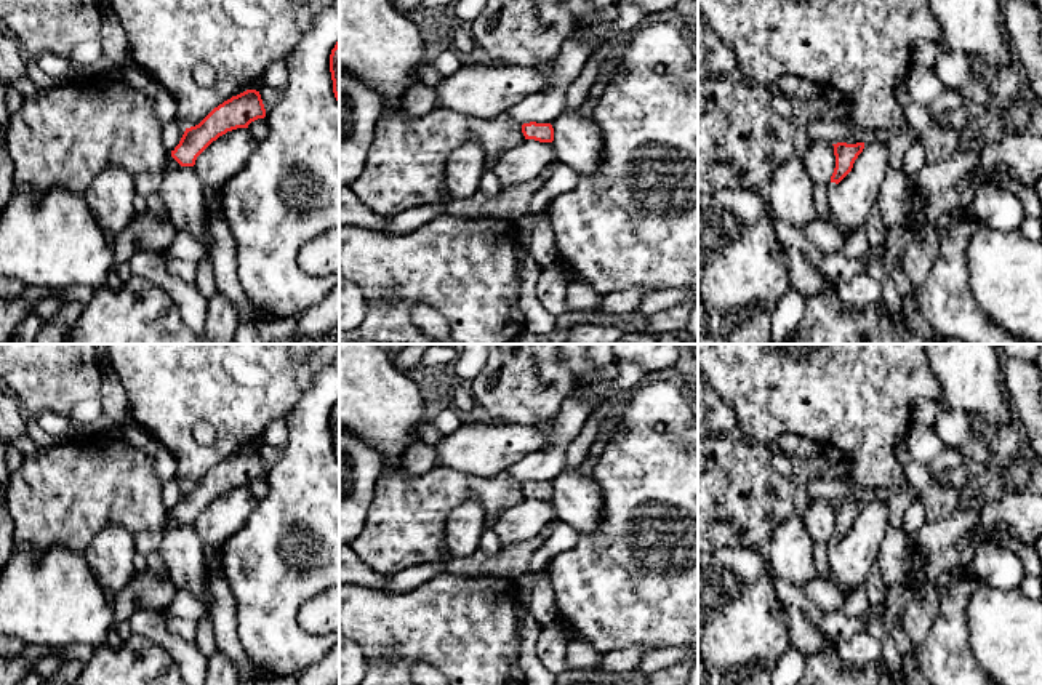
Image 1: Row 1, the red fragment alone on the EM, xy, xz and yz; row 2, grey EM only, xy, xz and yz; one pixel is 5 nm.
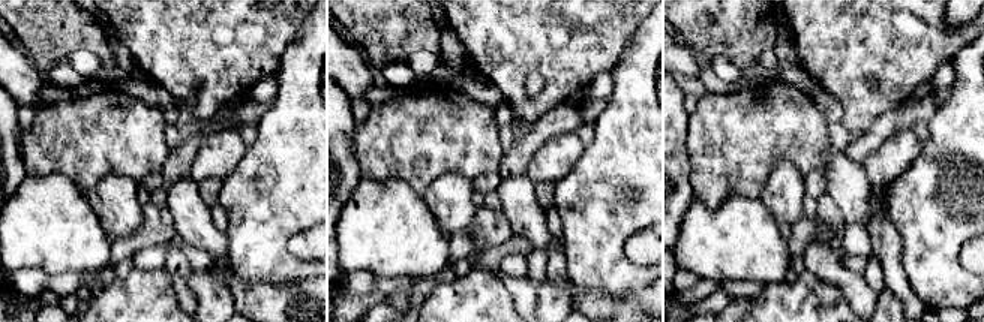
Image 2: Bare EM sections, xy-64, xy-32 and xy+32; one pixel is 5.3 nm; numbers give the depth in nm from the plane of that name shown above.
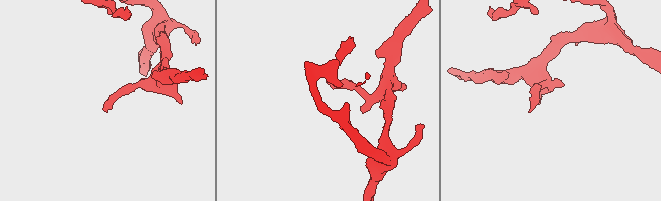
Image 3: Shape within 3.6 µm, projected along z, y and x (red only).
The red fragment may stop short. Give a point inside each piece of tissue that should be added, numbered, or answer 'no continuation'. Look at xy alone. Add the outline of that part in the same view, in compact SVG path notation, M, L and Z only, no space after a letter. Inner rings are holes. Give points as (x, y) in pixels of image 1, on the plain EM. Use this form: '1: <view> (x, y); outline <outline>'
no continuation

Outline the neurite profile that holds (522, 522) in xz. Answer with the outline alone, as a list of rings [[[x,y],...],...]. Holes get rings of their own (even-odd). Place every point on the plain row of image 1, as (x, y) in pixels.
[[[523,498],[514,507],[503,511],[491,528],[498,533],[503,544],[507,546],[536,538],[555,519],[552,501]]]

